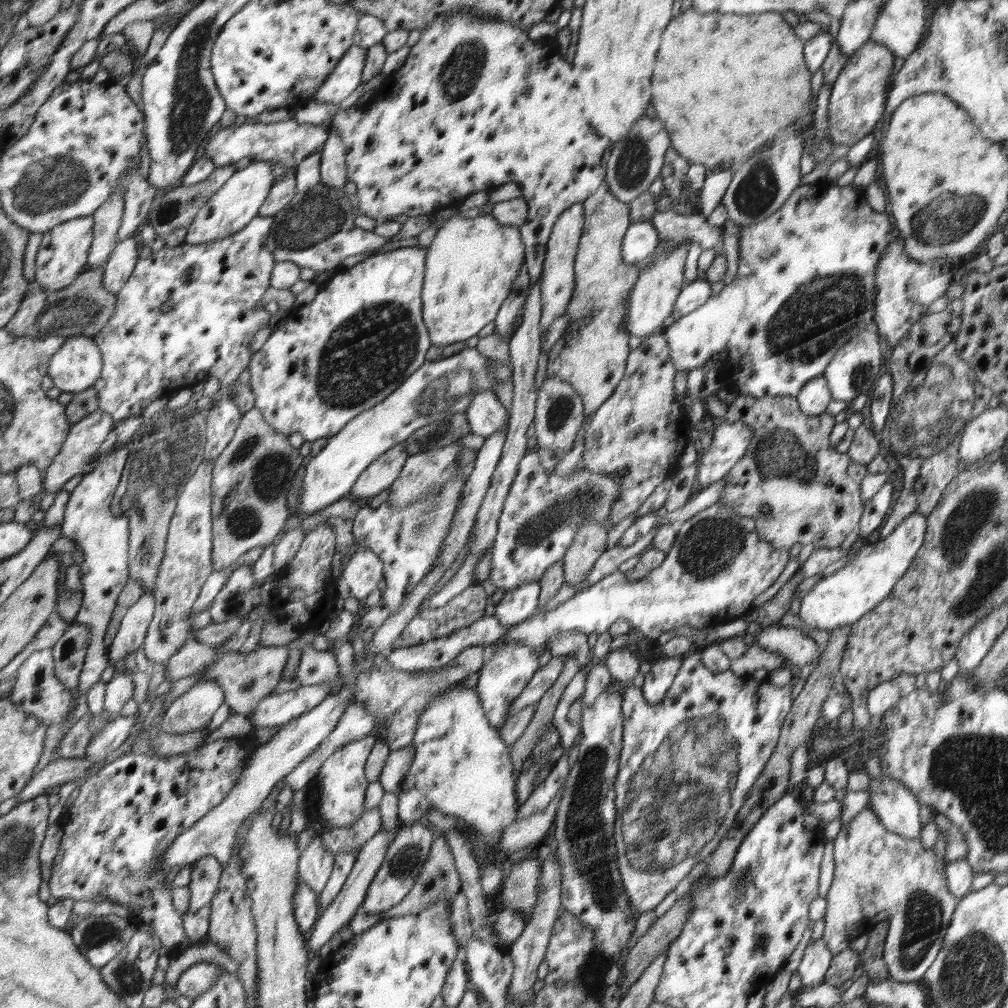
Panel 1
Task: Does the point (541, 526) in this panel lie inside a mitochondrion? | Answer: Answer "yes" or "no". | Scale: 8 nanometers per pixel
yes

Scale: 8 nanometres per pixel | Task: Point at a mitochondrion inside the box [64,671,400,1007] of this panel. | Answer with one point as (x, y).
(99, 932)

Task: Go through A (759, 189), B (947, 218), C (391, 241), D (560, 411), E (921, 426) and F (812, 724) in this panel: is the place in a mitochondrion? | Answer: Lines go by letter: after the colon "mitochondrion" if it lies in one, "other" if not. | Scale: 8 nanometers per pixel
A: mitochondrion
B: mitochondrion
C: other
D: mitochondrion
E: mitochondrion
F: other

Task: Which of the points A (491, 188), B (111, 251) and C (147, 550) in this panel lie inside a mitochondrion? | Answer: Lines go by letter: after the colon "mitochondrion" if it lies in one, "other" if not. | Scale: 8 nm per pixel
A: other
B: other
C: mitochondrion

